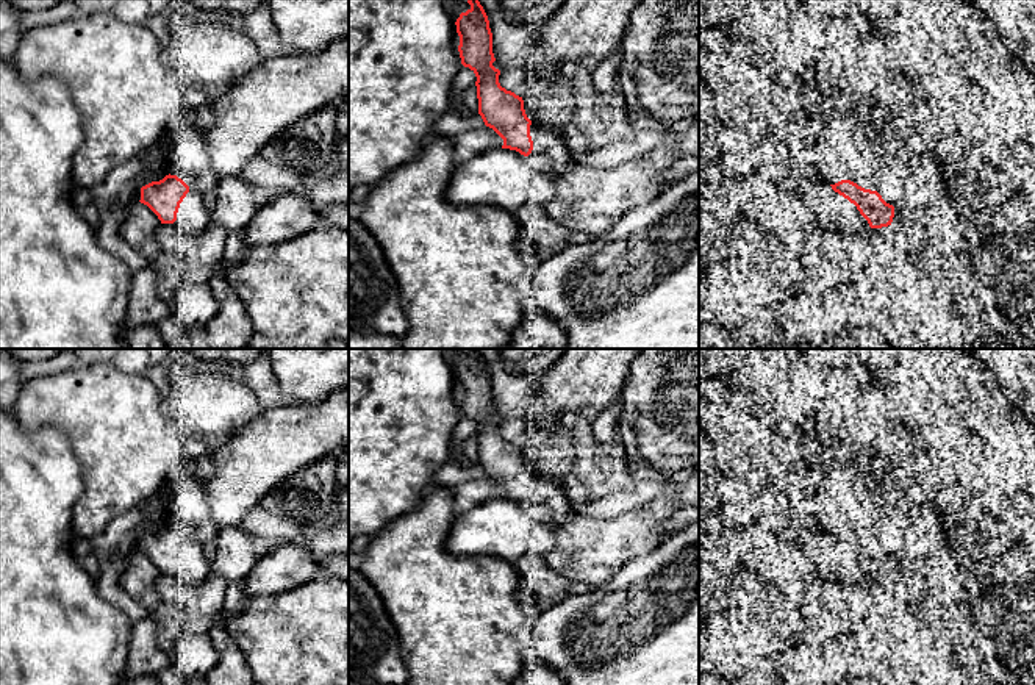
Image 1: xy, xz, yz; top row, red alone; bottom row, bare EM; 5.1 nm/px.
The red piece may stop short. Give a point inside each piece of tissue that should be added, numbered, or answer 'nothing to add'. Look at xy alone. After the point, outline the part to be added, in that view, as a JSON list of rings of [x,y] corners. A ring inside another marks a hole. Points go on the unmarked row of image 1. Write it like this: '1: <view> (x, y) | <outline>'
1: xy (193, 568) | [[[189,541],[180,554],[174,577],[184,585],[199,585],[211,574],[203,544]]]

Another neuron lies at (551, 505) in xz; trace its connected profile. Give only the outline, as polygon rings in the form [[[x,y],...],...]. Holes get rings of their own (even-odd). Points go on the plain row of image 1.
[[[530,475],[533,500],[528,507],[496,499],[458,513],[446,551],[455,557],[486,555],[518,563],[527,555],[543,557],[557,541],[555,529],[577,516],[564,485]]]

